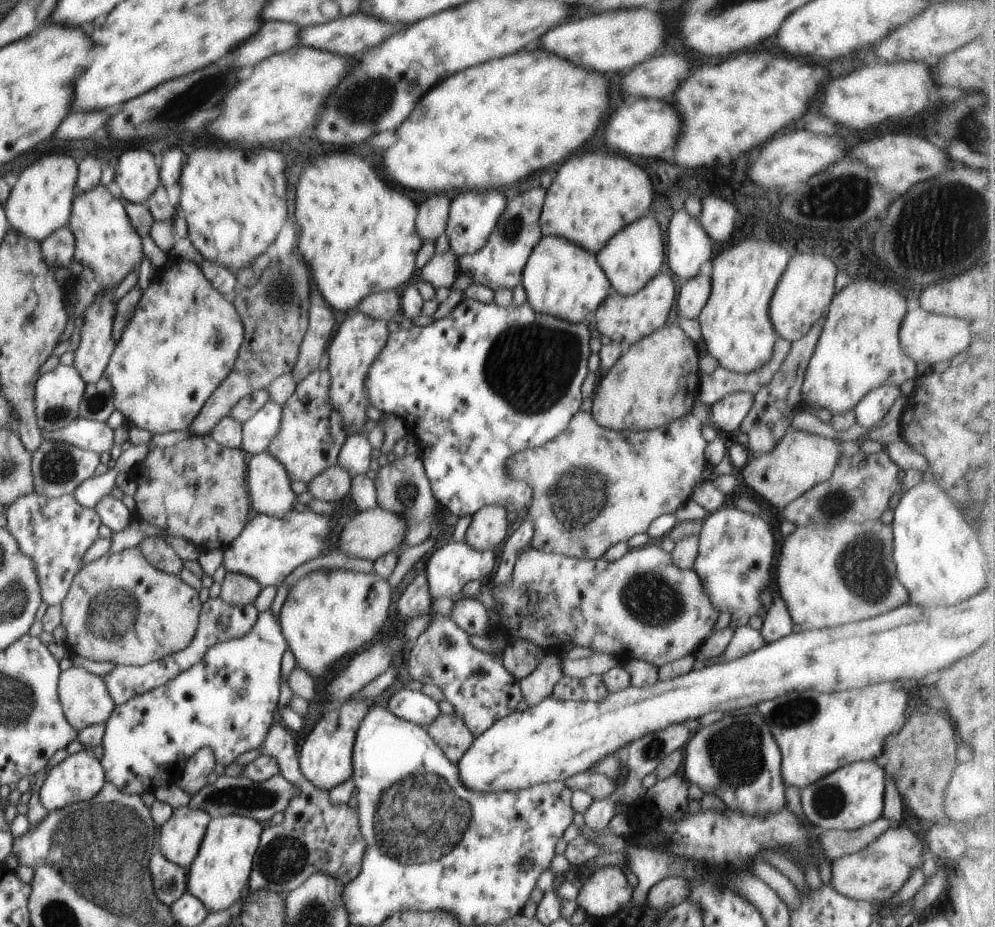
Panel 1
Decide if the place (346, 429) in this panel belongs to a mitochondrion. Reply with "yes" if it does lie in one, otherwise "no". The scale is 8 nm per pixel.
no

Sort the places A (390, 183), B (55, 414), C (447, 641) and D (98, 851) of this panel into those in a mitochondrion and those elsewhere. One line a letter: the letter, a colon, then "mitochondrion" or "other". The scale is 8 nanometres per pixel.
A: other
B: mitochondrion
C: mitochondrion
D: mitochondrion

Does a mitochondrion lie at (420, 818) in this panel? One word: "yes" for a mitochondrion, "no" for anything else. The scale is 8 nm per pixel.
yes

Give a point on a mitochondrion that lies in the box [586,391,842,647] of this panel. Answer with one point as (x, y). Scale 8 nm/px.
(650, 598)

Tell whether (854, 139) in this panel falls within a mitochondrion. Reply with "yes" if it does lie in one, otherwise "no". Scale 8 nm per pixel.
no

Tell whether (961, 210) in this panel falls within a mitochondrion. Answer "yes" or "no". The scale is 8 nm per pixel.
yes

